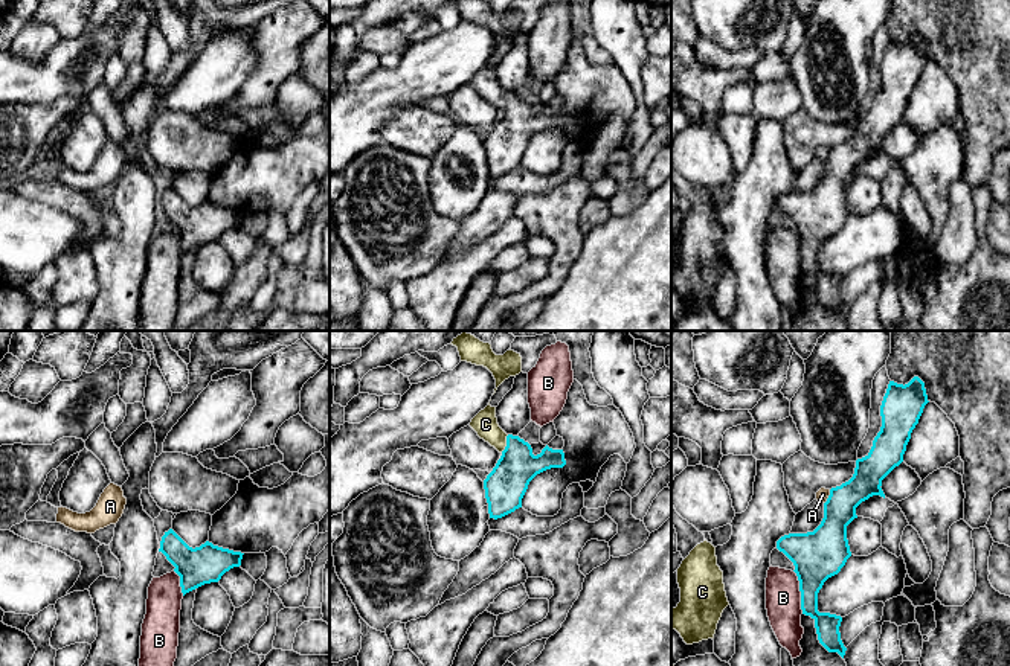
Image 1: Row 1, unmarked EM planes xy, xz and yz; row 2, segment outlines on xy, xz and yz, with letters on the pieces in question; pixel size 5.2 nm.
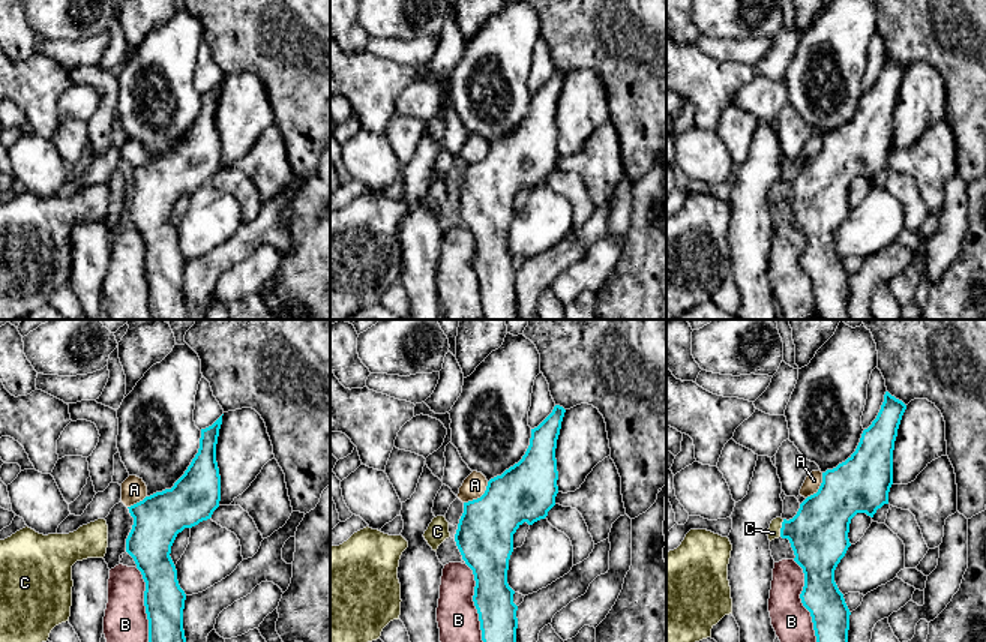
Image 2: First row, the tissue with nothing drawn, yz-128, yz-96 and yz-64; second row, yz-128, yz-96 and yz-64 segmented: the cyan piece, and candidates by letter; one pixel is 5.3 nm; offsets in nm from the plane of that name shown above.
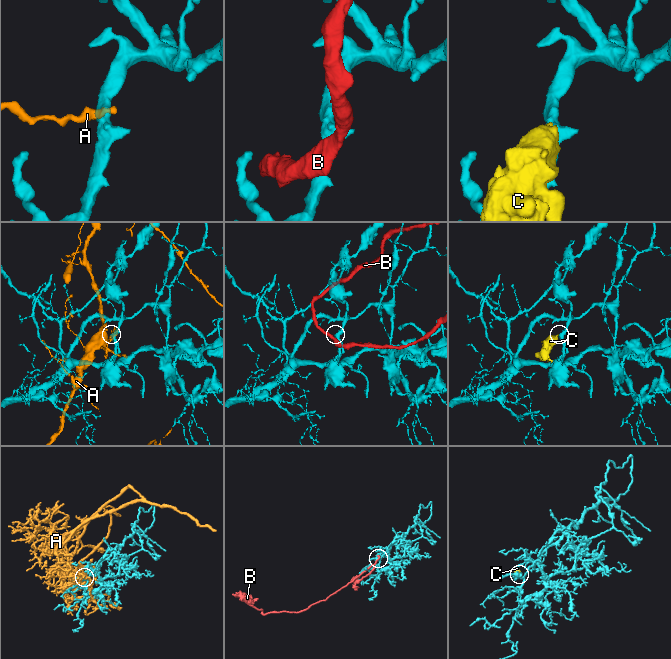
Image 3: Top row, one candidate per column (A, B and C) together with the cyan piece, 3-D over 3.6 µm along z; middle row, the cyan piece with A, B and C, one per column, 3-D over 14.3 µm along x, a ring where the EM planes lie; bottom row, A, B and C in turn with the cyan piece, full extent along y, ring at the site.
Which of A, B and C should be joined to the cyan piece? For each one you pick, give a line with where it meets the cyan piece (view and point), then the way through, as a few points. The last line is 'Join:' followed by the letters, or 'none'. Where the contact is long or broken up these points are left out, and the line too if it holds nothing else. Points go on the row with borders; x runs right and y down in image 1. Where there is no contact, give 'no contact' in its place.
C: contact xz (507, 444); way xz (505, 485), (508, 482), (507, 444), (485, 424)
Join: C

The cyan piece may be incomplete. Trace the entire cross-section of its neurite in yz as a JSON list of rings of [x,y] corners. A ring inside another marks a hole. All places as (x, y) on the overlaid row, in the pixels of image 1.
[[[918,376],[905,386],[889,381],[880,405],[880,431],[870,453],[856,460],[853,477],[830,489],[821,524],[813,532],[789,533],[777,541],[777,549],[795,565],[803,614],[815,620],[819,643],[842,658],[847,651],[839,632],[842,617],[819,613],[818,593],[851,556],[847,526],[857,518],[856,508],[873,495],[885,498],[882,480],[903,462],[911,433],[928,402],[925,383]]]

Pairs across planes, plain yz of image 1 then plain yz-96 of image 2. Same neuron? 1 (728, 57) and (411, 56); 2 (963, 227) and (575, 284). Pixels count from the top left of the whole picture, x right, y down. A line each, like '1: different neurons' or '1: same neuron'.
1: same neuron
2: same neuron

